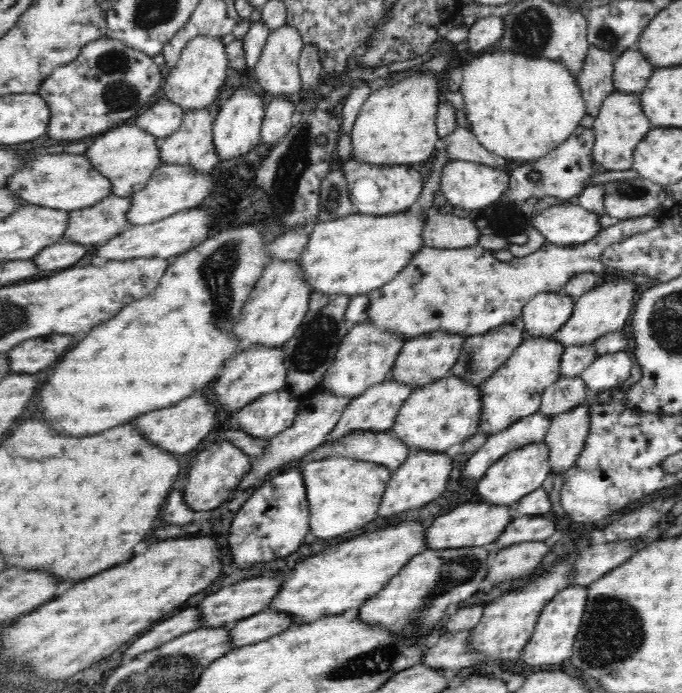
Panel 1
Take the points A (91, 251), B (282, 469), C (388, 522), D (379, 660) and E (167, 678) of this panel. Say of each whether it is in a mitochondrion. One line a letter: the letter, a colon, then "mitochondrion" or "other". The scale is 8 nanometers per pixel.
A: other
B: other
C: other
D: mitochondrion
E: mitochondrion

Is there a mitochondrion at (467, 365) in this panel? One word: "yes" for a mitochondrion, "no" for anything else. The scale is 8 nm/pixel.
yes

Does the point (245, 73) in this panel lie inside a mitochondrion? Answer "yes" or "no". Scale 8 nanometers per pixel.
no

